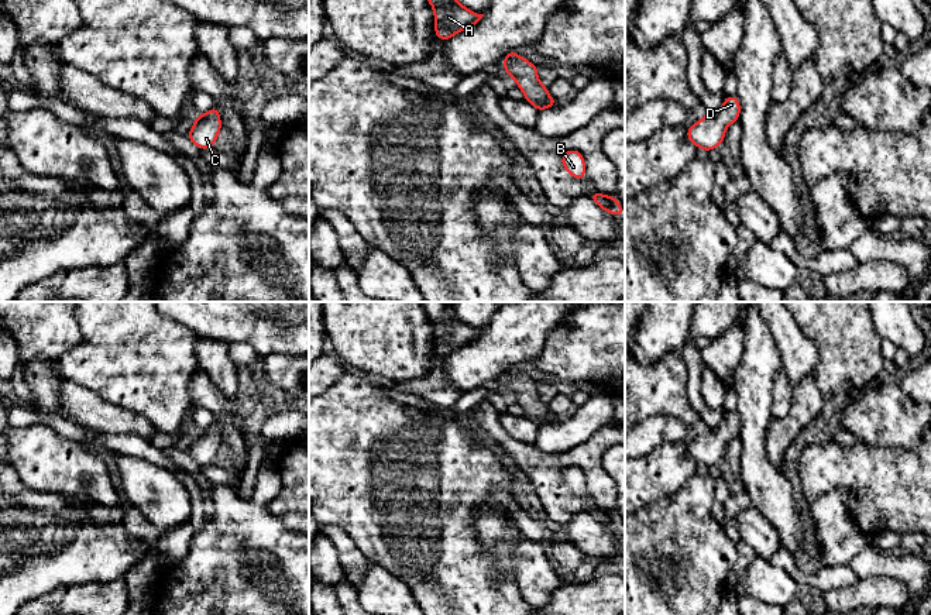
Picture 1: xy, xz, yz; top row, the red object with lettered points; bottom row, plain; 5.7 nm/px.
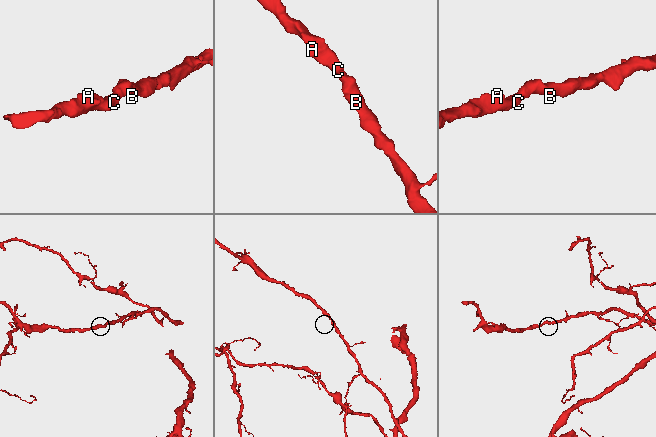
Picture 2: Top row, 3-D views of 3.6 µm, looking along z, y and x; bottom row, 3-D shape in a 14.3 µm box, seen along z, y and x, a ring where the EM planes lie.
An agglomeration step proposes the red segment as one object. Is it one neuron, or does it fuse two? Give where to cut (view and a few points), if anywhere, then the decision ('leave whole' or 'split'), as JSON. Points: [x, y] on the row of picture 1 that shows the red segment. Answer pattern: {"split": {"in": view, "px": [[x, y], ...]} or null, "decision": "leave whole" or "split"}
{"split": null, "decision": "leave whole"}

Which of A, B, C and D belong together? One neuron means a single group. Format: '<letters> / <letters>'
A B C D

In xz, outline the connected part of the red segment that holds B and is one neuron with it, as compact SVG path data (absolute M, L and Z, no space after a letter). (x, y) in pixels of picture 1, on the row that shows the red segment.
M568 150L561 155L563 168L576 179L585 179L585 161L580 151Z

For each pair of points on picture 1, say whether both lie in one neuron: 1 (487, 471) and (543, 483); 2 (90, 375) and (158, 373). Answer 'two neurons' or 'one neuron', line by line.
1: two neurons
2: one neuron

